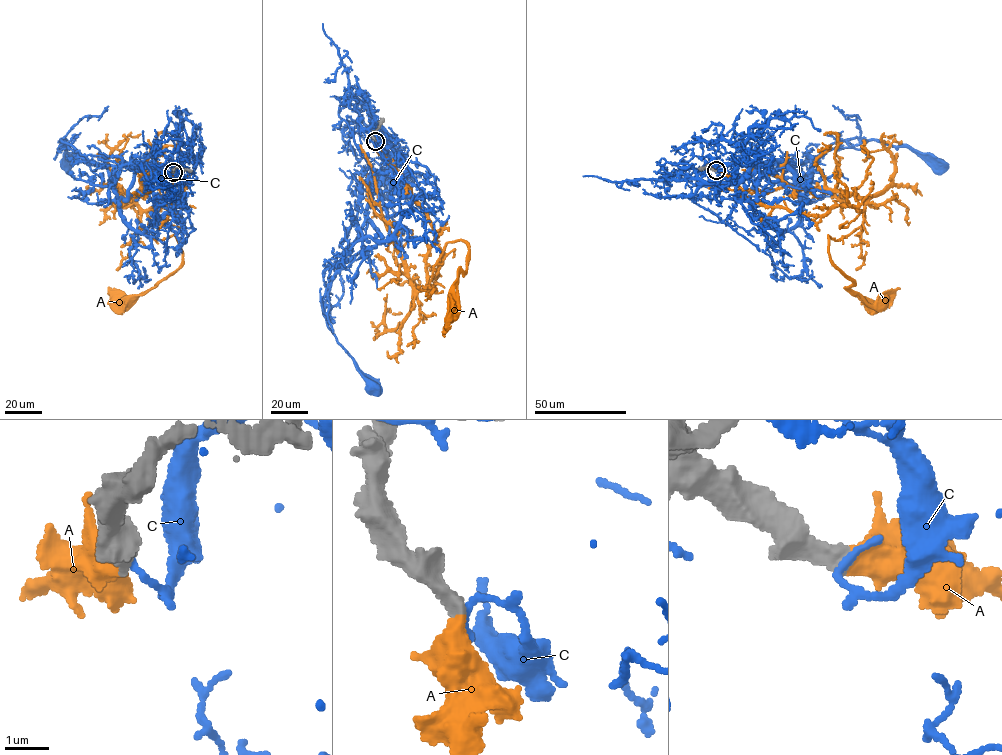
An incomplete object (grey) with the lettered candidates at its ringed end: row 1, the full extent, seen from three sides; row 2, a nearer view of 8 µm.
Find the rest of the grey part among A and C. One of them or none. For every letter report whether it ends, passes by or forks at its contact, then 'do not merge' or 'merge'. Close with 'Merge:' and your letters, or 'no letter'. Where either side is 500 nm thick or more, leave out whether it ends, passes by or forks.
A: merge
C: it ends | do not merge
Merge: A

